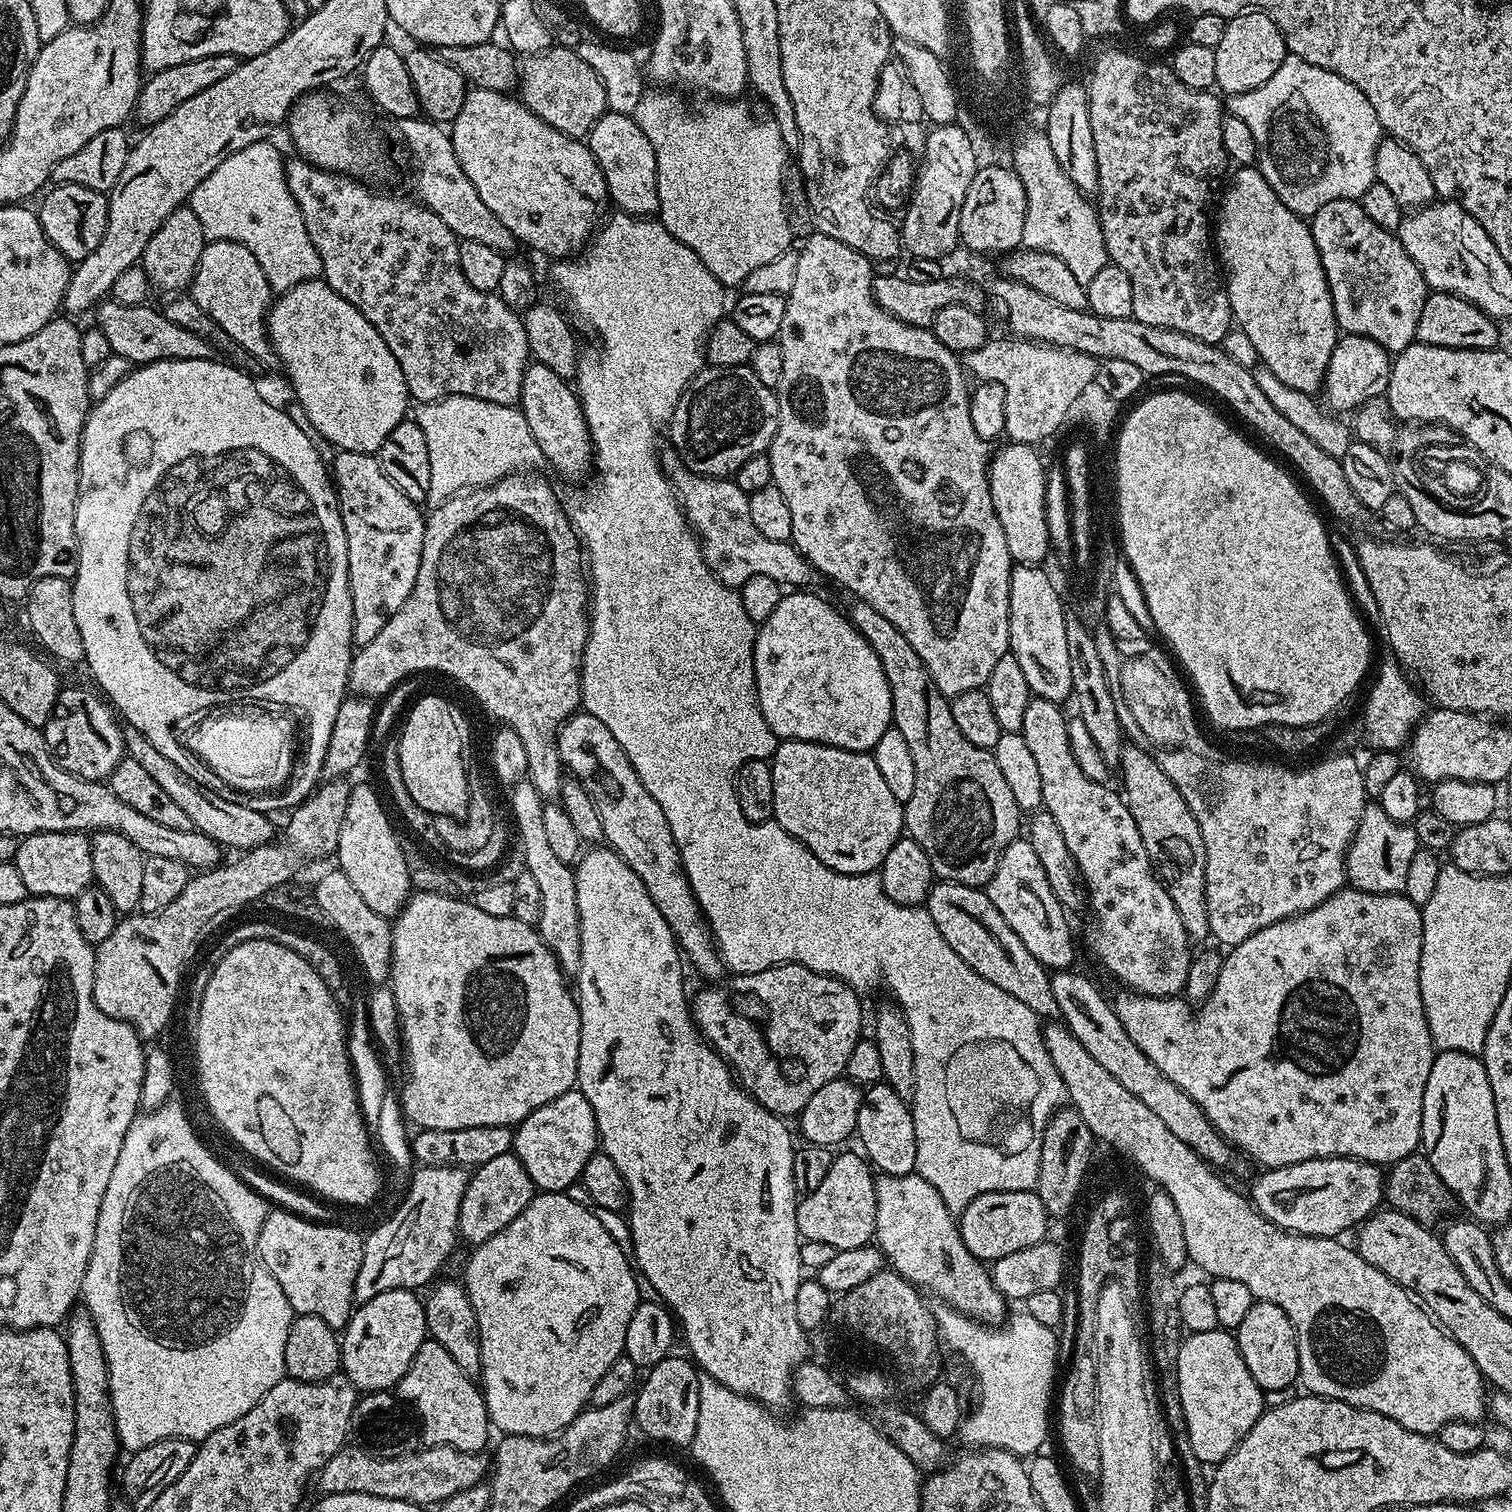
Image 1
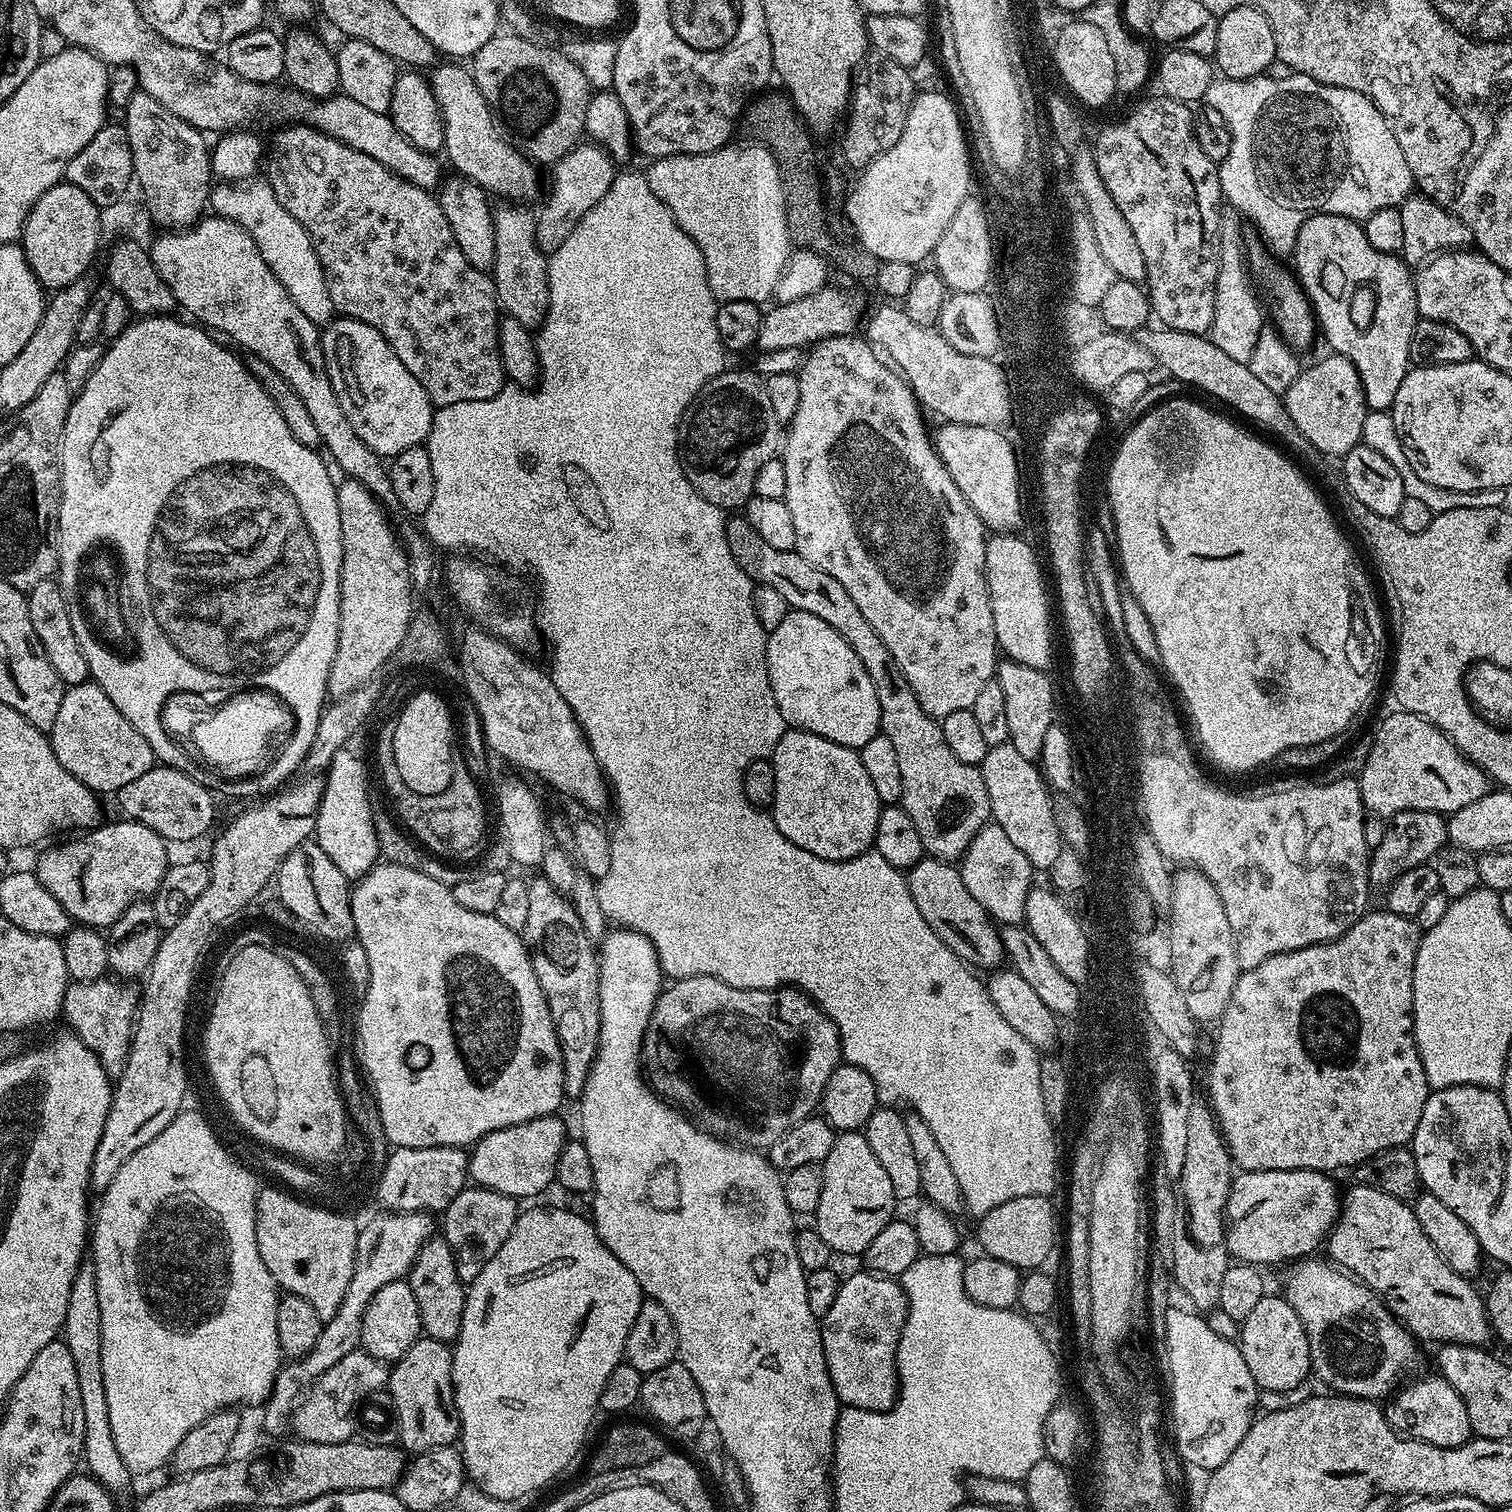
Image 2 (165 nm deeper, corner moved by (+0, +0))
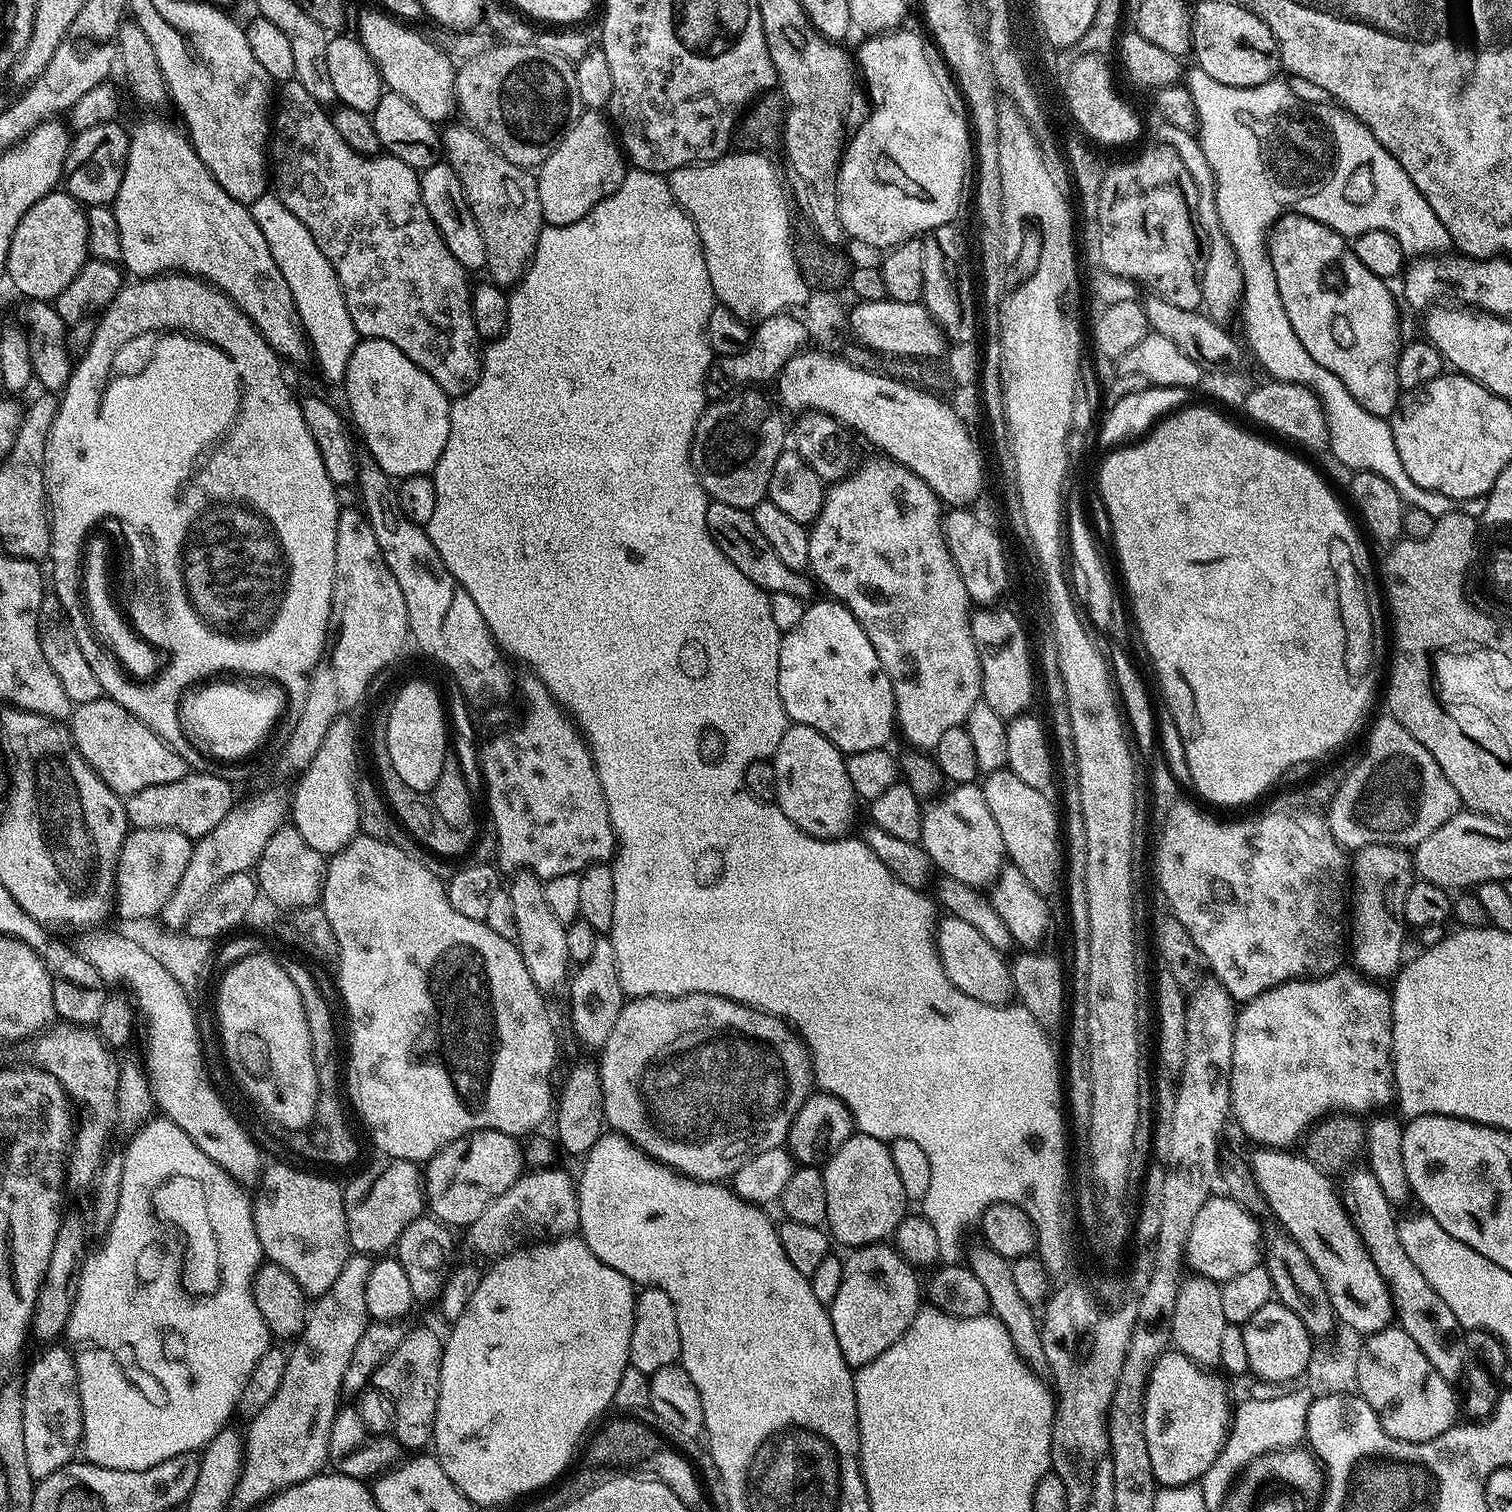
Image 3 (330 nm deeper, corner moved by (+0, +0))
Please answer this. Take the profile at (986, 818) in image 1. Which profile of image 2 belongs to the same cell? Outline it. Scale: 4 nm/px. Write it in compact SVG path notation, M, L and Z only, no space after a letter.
M732 514L727 517L726 542L730 542L730 554L734 554L734 562L742 566L742 570L756 584L765 584L778 590L782 598L786 598L789 609L814 614L814 618L822 618L822 622L829 624L858 654L862 666L866 666L866 674L870 674L870 682L874 682L874 694L878 694L878 710L880 711L880 732L894 742L894 750L898 750L898 771L902 773L902 798L900 804L910 814L914 826L918 826L918 835L922 838L922 846L929 857L937 860L956 862L963 857L964 852L974 842L974 838L984 828L985 824L992 820L990 806L990 794L986 794L986 782L982 778L979 767L975 764L967 764L959 758L954 758L950 746L946 746L946 738L942 738L940 720L935 716L926 714L914 698L914 690L910 690L910 682L906 682L906 674L902 674L902 666L894 662L894 654L886 647L886 642L878 638L878 630L866 622L862 610L854 606L854 598L846 594L846 589L826 570L818 570L814 562L806 562L802 554L790 550L774 550L774 546L764 541L750 526L747 516Z

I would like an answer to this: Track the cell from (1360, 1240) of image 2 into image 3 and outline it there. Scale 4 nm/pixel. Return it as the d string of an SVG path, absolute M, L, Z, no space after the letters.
M1256 1150L1256 1153L1250 1156L1253 1176L1268 1203L1268 1211L1272 1216L1276 1215L1277 1222L1285 1228L1283 1231L1301 1248L1318 1272L1335 1312L1335 1319L1361 1334L1382 1331L1394 1320L1392 1291L1378 1272L1378 1266L1370 1258L1358 1230L1352 1225L1352 1217L1344 1208L1341 1193L1337 1185L1336 1188L1332 1185L1333 1177L1318 1170L1312 1160L1306 1160L1297 1153L1295 1156L1294 1153L1292 1150Z

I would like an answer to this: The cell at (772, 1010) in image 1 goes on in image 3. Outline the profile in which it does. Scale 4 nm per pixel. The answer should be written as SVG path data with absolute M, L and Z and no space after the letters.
M686 994L685 996L637 996L629 999L625 1003L622 1014L618 1014L618 1022L614 1022L614 1026L610 1030L610 1034L606 1038L606 1042L602 1045L604 1052L598 1059L598 1067L600 1070L600 1081L602 1082L602 1098L604 1099L604 1118L607 1127L613 1133L626 1136L638 1148L642 1148L647 1156L651 1156L660 1164L665 1164L668 1168L675 1168L676 1171L683 1173L684 1176L689 1176L692 1180L707 1180L709 1182L724 1182L729 1178L735 1176L736 1171L739 1170L747 1160L753 1160L758 1154L762 1154L771 1148L781 1147L788 1139L788 1131L794 1122L794 1114L798 1114L798 1110L802 1110L802 1106L806 1102L806 1098L812 1095L814 1091L814 1079L812 1075L812 1055L808 1052L808 1047L804 1045L804 1040L800 1033L788 1023L787 1020L772 1016L769 1012L763 1012L757 1008L751 1008L745 1004L739 1004L736 1000L730 998L722 998L714 994Z

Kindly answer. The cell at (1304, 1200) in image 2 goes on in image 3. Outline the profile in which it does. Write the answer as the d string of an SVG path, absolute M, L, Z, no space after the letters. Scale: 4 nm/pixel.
M1223 1194L1209 1196L1206 1206L1198 1210L1194 1227L1190 1230L1186 1249L1186 1264L1193 1273L1205 1276L1207 1280L1223 1282L1238 1278L1245 1270L1261 1267L1260 1224L1255 1215L1248 1213L1236 1201Z

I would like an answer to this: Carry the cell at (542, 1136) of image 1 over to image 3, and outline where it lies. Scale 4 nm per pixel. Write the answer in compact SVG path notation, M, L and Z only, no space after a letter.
M481 1128L450 1142L426 1164L426 1204L431 1215L445 1226L470 1226L526 1171L521 1141L498 1130Z

